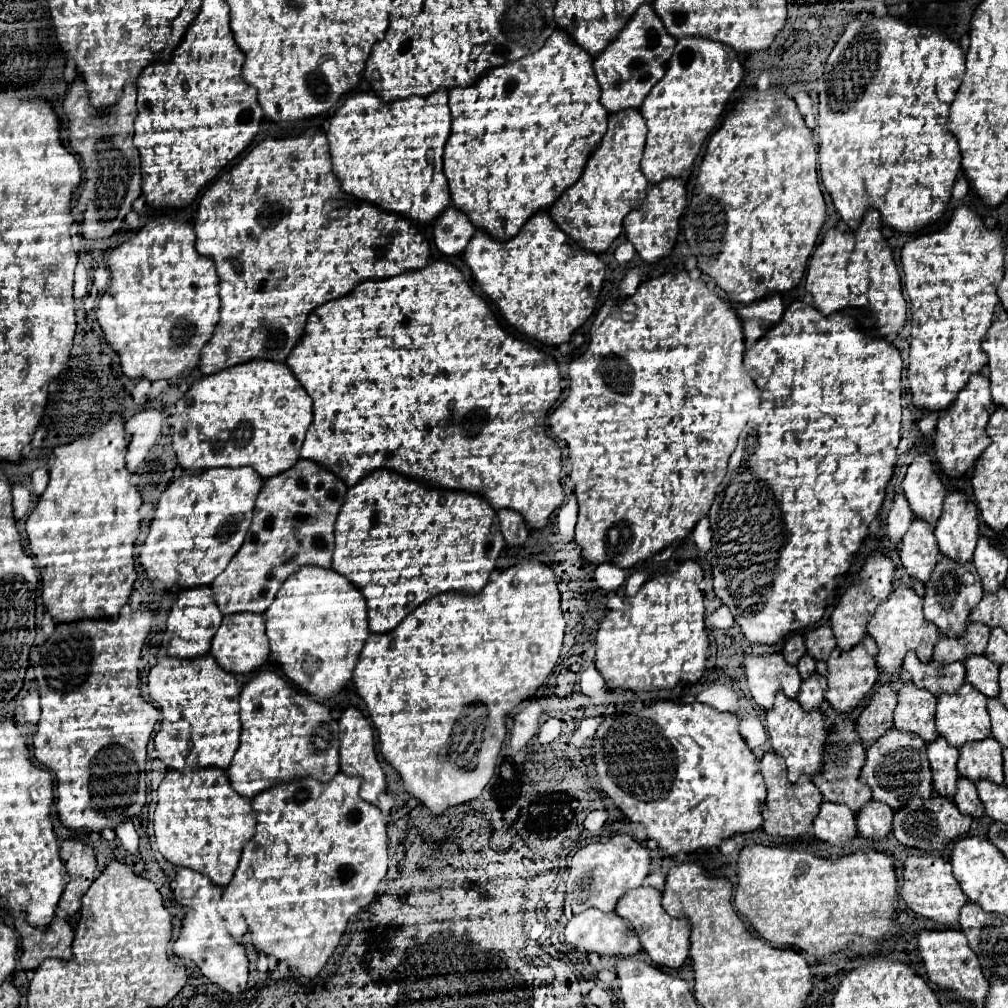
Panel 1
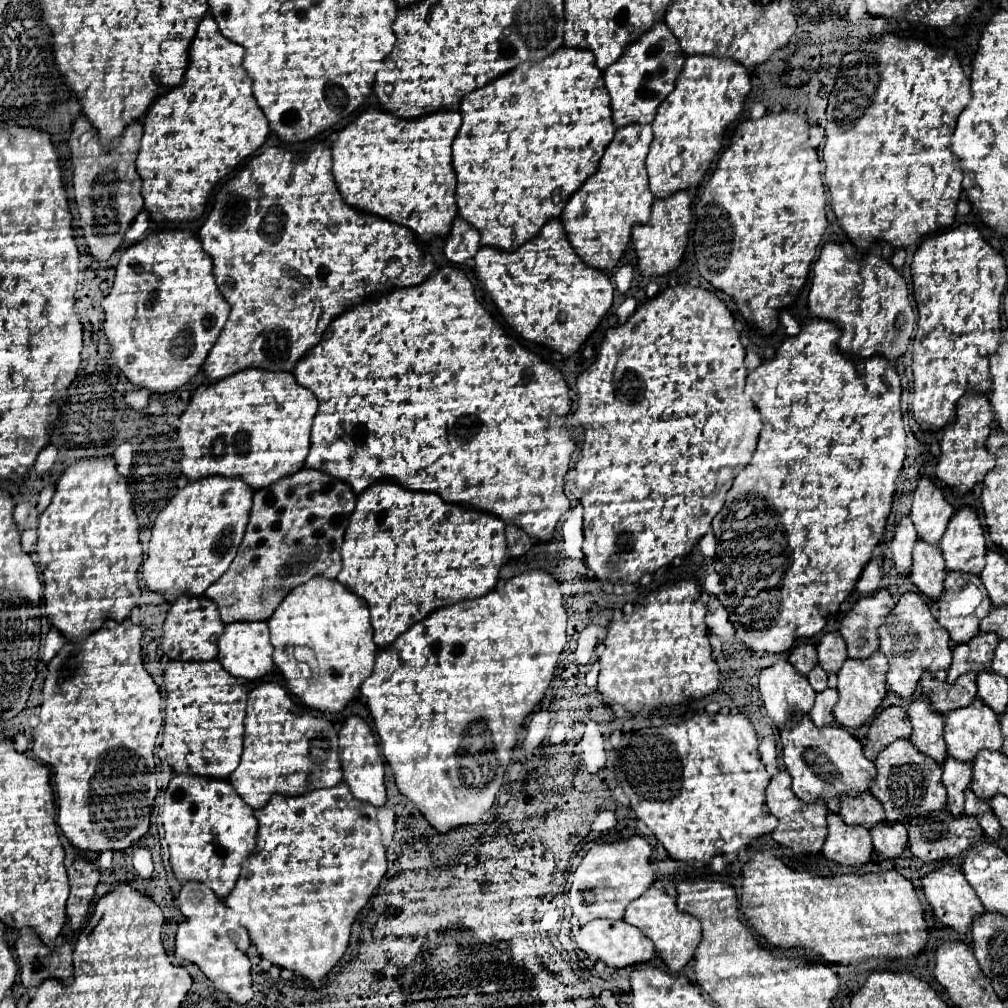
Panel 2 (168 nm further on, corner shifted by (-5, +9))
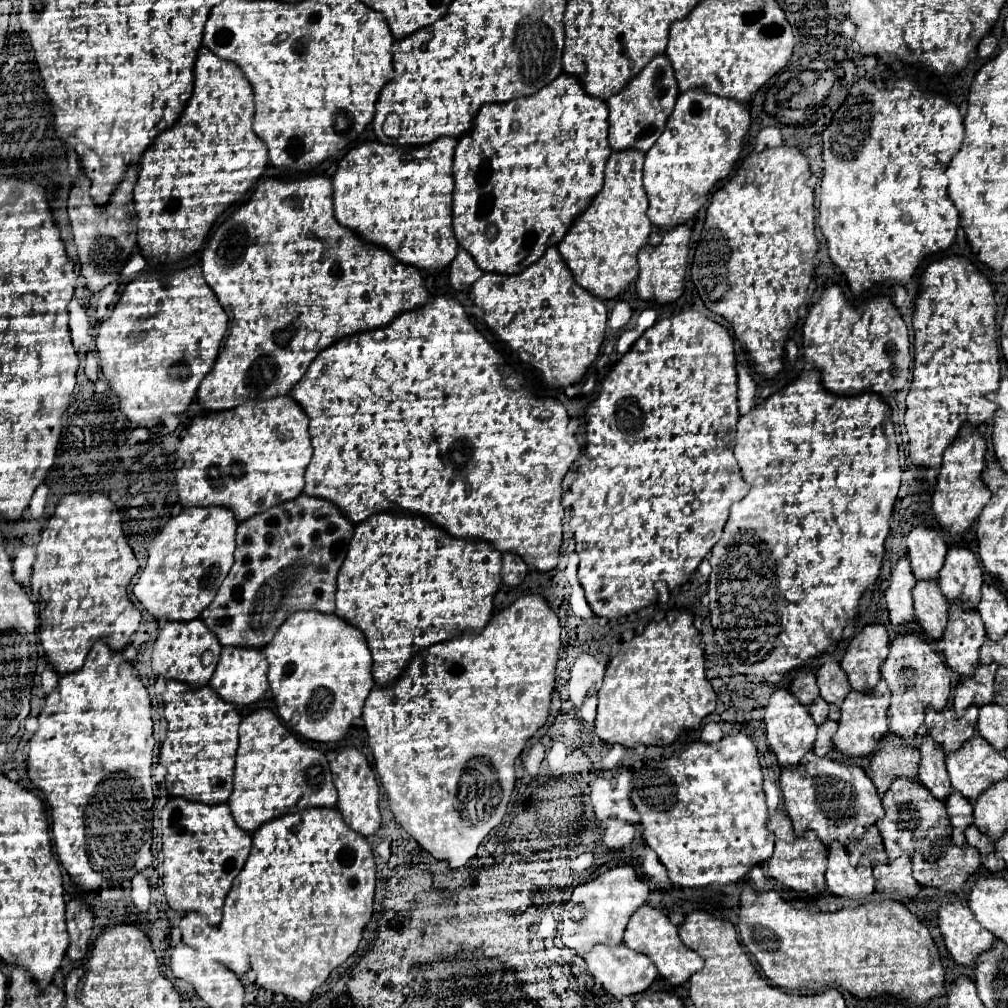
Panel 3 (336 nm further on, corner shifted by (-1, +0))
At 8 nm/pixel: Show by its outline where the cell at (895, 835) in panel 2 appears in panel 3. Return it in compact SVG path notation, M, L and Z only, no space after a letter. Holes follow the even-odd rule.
M906 855L890 861L888 865L876 865L874 879L878 893L890 893L904 903L918 899L920 885L912 877L912 861Z

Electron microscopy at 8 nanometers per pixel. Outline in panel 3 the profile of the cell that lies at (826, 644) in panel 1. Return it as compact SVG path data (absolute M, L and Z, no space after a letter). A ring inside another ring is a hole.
M828 661L820 667L818 687L820 687L822 699L830 705L836 705L836 707L840 707L842 699L846 699L846 695L850 693L850 683L846 679L846 673L834 661Z

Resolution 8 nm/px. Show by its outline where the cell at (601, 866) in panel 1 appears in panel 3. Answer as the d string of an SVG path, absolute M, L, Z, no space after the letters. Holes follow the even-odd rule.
M630 865L614 867L590 883L584 883L572 891L570 901L562 907L562 943L572 949L576 955L584 957L594 945L618 945L622 943L622 935L628 919L634 911L648 901L648 887L640 881Z

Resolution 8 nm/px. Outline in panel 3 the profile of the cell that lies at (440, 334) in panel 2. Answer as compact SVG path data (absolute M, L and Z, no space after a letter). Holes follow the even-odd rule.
M434 297L422 309L398 315L398 319L390 323L390 327L382 327L378 331L364 331L362 335L352 335L350 339L342 339L342 343L334 343L326 351L320 351L318 357L310 363L304 379L300 379L300 383L292 389L290 397L304 409L304 413L310 419L314 455L306 469L306 495L328 499L354 525L366 521L368 517L380 511L408 511L410 515L424 517L432 521L432 525L446 529L446 533L452 537L466 541L482 539L492 543L492 547L498 547L500 553L516 553L534 571L546 573L556 567L562 543L564 517L564 507L560 503L560 483L572 467L572 463L580 457L580 445L568 431L570 417L560 401L552 397L542 399L534 395L534 387L504 361L504 357L484 339L480 331L476 331L476 327L464 313L464 307L454 297Z

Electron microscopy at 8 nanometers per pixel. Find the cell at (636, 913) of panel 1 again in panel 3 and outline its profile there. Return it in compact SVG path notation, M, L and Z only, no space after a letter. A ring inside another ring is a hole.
M642 905L630 917L630 923L628 923L626 933L624 933L624 943L632 951L646 955L656 965L658 973L674 987L686 983L692 977L692 973L696 973L704 967L704 959L700 955L696 955L696 951L682 945L682 941L678 937L678 927L672 925L672 921L664 913L660 913L658 909L650 907L650 905Z

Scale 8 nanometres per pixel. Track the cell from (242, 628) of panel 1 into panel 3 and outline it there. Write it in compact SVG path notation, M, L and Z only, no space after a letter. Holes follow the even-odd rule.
M224 647L216 671L210 679L210 687L226 701L234 705L252 705L264 697L268 691L268 663L260 649L252 647Z

